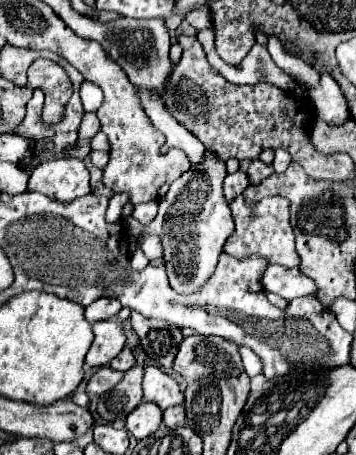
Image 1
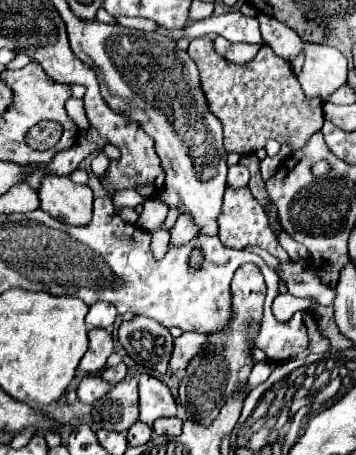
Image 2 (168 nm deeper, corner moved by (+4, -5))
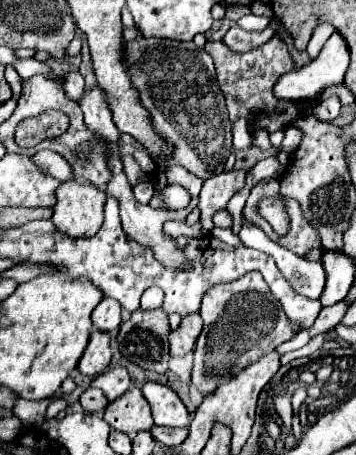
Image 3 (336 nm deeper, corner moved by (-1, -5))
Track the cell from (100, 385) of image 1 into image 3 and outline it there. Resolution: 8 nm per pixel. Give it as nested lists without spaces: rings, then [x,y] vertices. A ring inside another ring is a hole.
[[[86,389],[82,395],[80,395],[80,405],[88,411],[88,413],[94,413],[94,411],[102,411],[106,405],[108,405],[108,399],[104,397],[104,393],[100,393],[100,389]]]

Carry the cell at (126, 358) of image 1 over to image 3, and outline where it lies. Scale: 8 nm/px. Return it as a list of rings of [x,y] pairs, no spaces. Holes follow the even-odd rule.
[[[112,367],[106,373],[102,373],[100,377],[94,377],[90,385],[102,389],[104,395],[108,397],[108,401],[114,401],[116,397],[120,397],[128,389],[130,375],[124,367]]]

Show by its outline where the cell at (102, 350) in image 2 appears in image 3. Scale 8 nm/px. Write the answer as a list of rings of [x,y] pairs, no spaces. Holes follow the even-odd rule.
[[[94,331],[90,335],[90,343],[78,363],[78,371],[88,377],[96,377],[104,373],[110,365],[112,349],[110,349],[110,337],[104,331]]]

